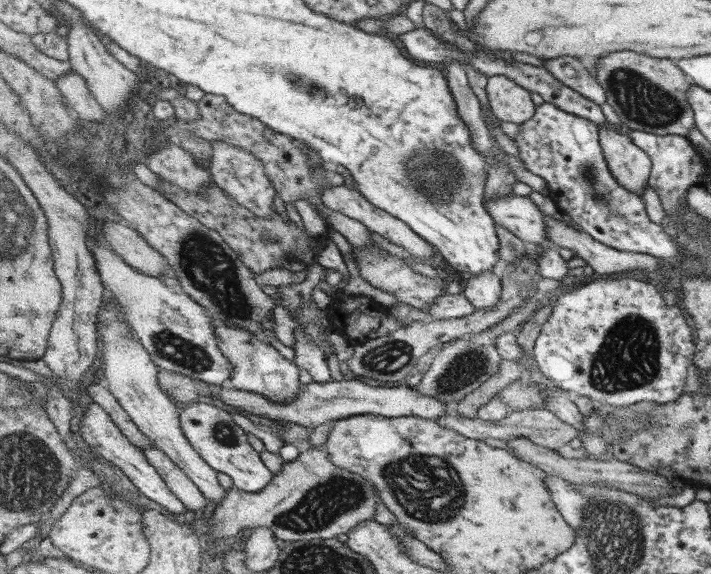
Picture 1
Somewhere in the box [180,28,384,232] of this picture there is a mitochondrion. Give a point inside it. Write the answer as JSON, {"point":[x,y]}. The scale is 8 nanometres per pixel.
{"point":[266,70]}

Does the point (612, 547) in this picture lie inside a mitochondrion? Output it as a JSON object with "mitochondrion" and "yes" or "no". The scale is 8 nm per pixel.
{"mitochondrion":"yes"}

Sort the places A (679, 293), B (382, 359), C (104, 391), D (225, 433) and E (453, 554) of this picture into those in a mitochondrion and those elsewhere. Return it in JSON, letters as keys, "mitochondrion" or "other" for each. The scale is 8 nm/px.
{"A":"other","B":"mitochondrion","C":"other","D":"mitochondrion","E":"other"}

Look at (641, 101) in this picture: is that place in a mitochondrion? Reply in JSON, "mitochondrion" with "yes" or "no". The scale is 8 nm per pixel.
{"mitochondrion":"yes"}

